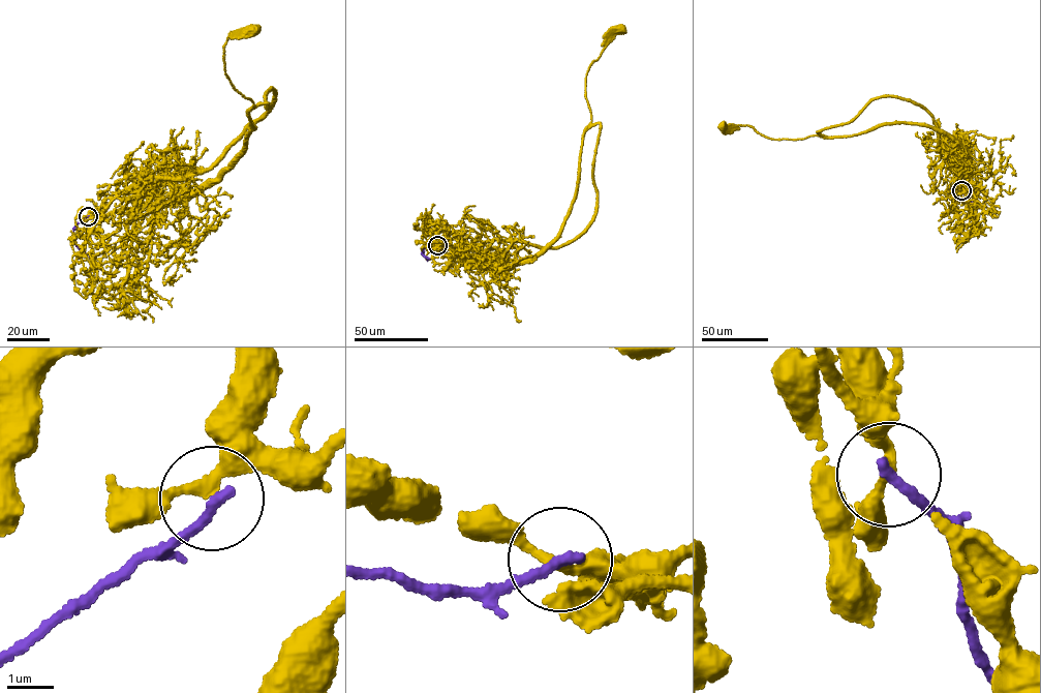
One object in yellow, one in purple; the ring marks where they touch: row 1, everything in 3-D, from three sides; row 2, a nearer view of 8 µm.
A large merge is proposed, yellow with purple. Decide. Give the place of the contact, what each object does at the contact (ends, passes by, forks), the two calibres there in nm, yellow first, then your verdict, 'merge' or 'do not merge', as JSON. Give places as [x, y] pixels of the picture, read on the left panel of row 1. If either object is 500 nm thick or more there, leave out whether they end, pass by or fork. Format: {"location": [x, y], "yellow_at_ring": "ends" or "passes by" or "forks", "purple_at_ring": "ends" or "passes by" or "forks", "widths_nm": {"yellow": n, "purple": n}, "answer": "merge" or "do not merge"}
{"location": [88, 216], "yellow_at_ring": "passes by", "purple_at_ring": "ends", "widths_nm": {"yellow": 240, "purple": 260}, "answer": "do not merge"}

